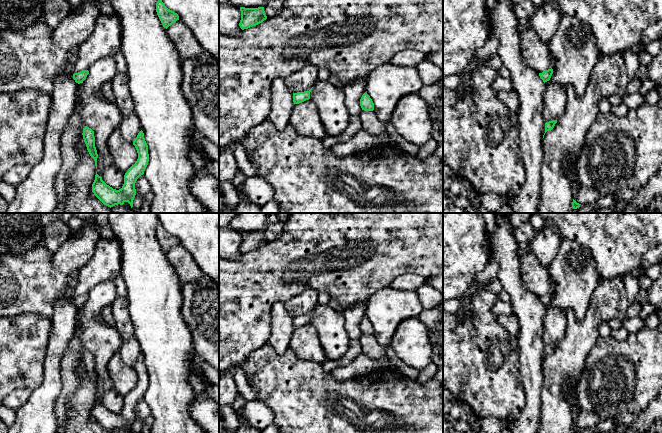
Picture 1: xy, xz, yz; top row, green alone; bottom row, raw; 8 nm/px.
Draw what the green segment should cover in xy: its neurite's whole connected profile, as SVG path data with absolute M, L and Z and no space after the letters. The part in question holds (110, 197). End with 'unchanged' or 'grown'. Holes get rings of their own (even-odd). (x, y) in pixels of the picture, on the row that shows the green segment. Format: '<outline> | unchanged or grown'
M141 130L133 141L138 159L124 175L124 184L121 189L116 190L107 185L102 177L96 172L95 180L92 184L92 192L106 206L123 205L128 202L133 207L133 200L136 195L135 183L137 179L144 174L149 162L148 145Z | unchanged

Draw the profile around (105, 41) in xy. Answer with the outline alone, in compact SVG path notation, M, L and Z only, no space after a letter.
M116 13L101 14L90 37L77 47L76 60L72 64L74 73L88 70L100 59L114 57L121 49L121 25Z

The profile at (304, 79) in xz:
M305 65L303 68L284 79L292 93L309 91L318 81L318 67Z

